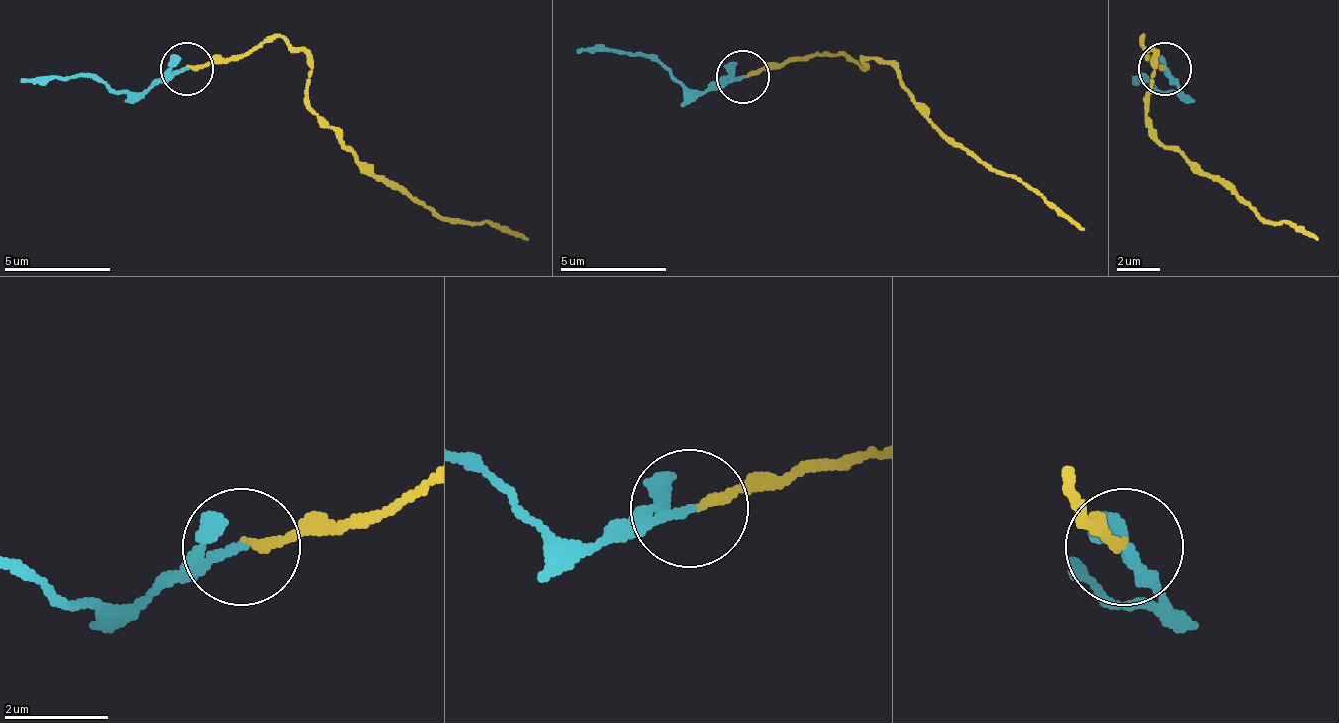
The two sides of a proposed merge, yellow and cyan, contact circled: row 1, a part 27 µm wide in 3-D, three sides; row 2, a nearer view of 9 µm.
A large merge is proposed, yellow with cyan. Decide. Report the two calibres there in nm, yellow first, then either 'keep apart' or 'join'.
calibres 170 and 120 nm; keep apart

